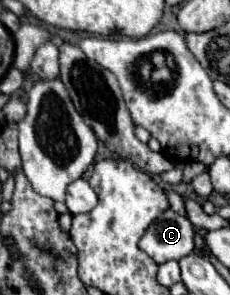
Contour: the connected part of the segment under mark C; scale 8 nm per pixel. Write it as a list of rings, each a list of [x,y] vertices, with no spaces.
[[[166,209],[148,227],[138,247],[158,265],[170,259],[182,259],[194,251],[194,225],[188,217]]]

